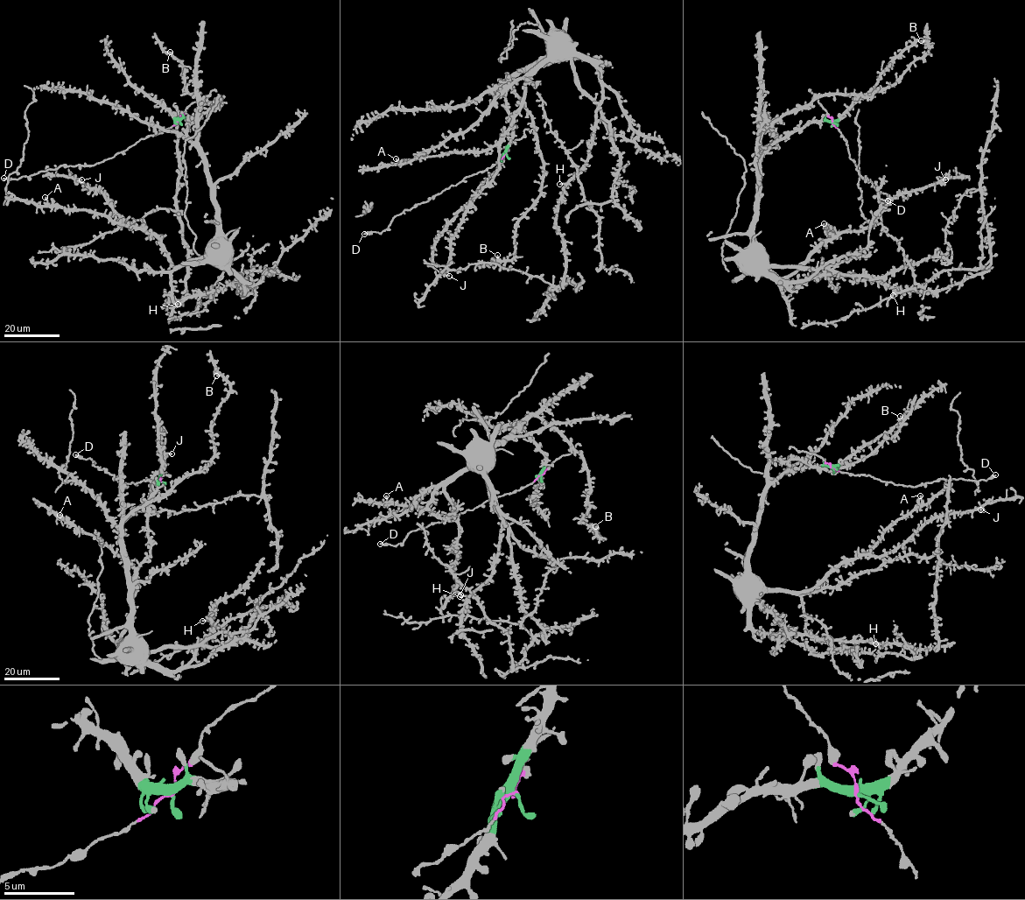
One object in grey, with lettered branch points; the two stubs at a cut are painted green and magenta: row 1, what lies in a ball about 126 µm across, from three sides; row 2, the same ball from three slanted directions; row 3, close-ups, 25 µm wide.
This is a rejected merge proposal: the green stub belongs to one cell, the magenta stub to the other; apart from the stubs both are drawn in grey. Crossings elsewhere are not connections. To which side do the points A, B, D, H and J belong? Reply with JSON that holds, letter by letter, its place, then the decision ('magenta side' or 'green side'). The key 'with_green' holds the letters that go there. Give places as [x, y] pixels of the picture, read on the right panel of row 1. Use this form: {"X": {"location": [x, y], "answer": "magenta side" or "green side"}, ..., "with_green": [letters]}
{"A": {"location": [824, 223], "answer": "green side"}, "B": {"location": [921, 40], "answer": "green side"}, "D": {"location": [888, 200], "answer": "magenta side"}, "H": {"location": [893, 295], "answer": "green side"}, "J": {"location": [945, 179], "answer": "green side"}, "with_green": ["A", "B", "H", "J"]}

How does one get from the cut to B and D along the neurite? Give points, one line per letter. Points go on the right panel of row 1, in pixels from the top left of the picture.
B: (831, 122), (808, 122), (761, 152), (761, 134), (782, 116), (819, 97), (888, 88), (928, 52), (920, 40)
D: (831, 123), (845, 139), (849, 157), (859, 172), (879, 192), (888, 195), (888, 200)

